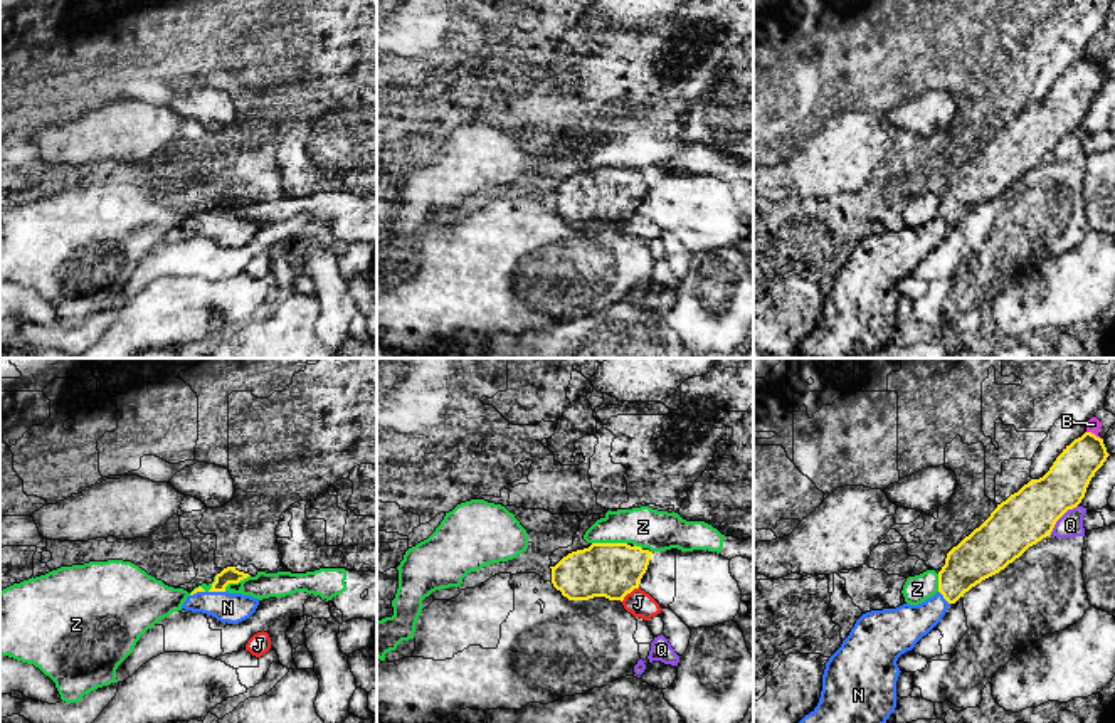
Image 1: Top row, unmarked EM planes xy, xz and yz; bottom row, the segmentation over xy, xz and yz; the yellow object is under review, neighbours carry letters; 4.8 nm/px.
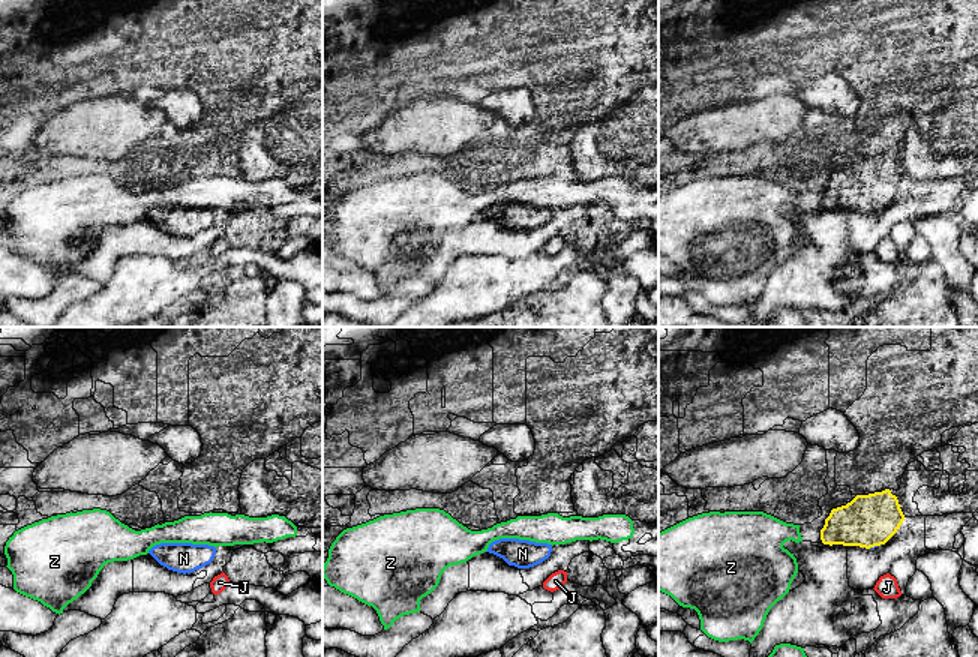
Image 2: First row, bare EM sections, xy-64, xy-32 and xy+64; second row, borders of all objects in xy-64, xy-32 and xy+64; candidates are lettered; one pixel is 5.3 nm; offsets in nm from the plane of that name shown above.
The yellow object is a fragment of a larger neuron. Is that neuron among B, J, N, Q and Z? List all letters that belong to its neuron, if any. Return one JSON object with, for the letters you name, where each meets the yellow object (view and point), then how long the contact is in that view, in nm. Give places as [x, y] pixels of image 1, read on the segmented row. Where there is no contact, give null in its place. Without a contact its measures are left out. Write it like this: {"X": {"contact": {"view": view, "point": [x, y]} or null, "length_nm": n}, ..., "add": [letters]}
{"N": {"contact": {"view": "xy", "point": [217, 591]}, "length_nm": 80}, "add": ["N"]}

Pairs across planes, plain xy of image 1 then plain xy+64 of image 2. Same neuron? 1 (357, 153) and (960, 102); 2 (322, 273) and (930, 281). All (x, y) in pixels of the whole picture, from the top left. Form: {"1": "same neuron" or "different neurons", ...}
{"1": "same neuron", "2": "different neurons"}

